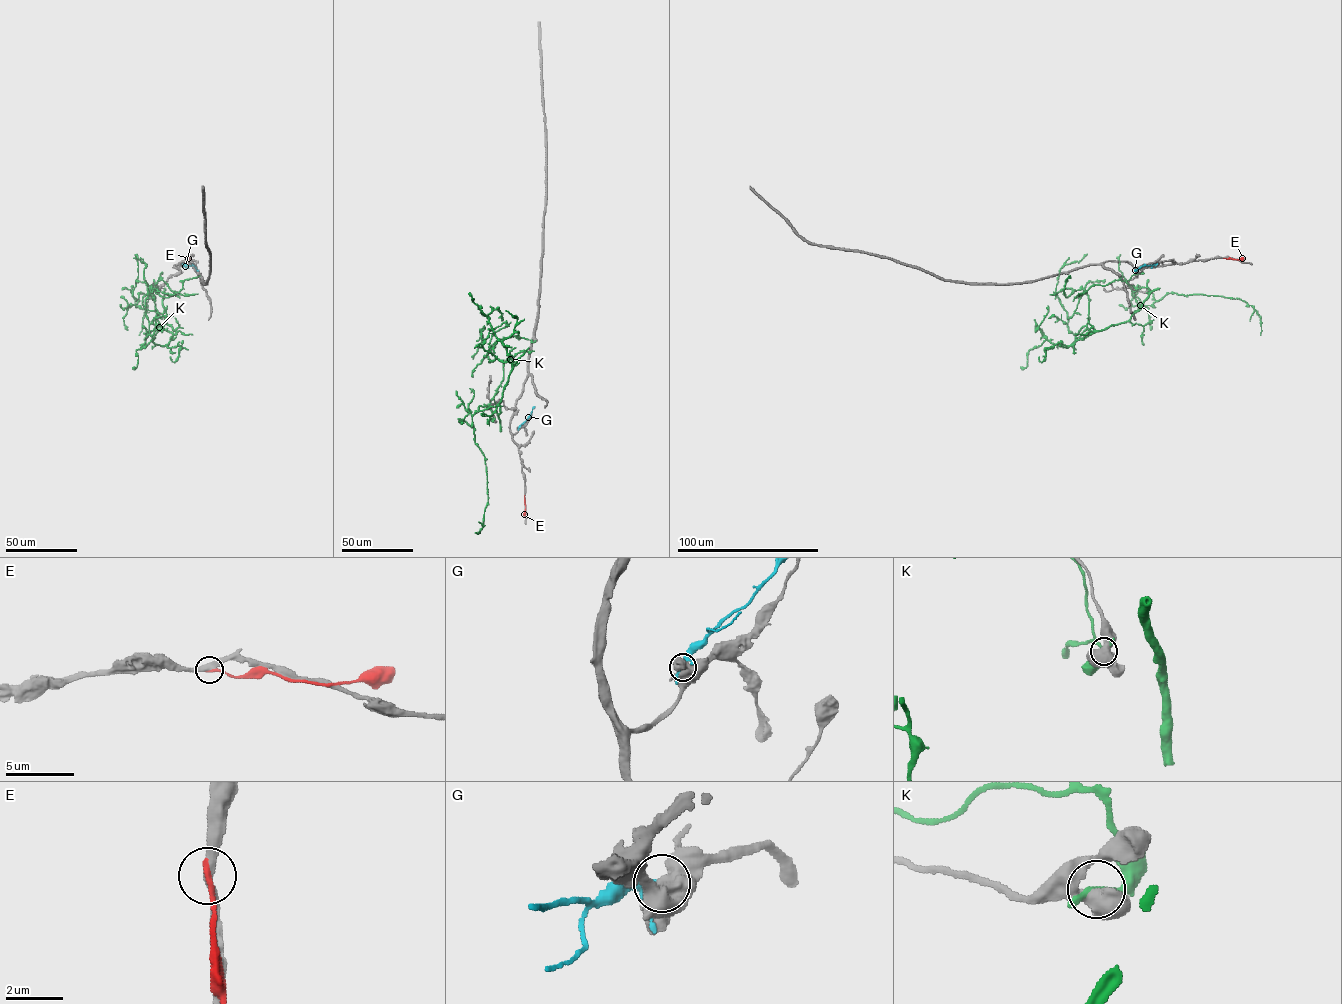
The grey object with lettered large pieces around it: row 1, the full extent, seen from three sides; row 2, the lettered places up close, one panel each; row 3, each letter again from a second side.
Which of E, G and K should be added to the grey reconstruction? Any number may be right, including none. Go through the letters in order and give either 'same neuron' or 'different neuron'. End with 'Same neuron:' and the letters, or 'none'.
E: different neuron
G: different neuron
K: different neuron
Same neuron: none

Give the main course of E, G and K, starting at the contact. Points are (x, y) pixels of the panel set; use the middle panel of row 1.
E: (524, 496), (524, 515)
G: (518, 428), (534, 406)
K: (494, 419), (490, 409), (479, 407), (482, 410), (500, 403), (512, 364), (484, 350), (484, 328), (473, 359)

